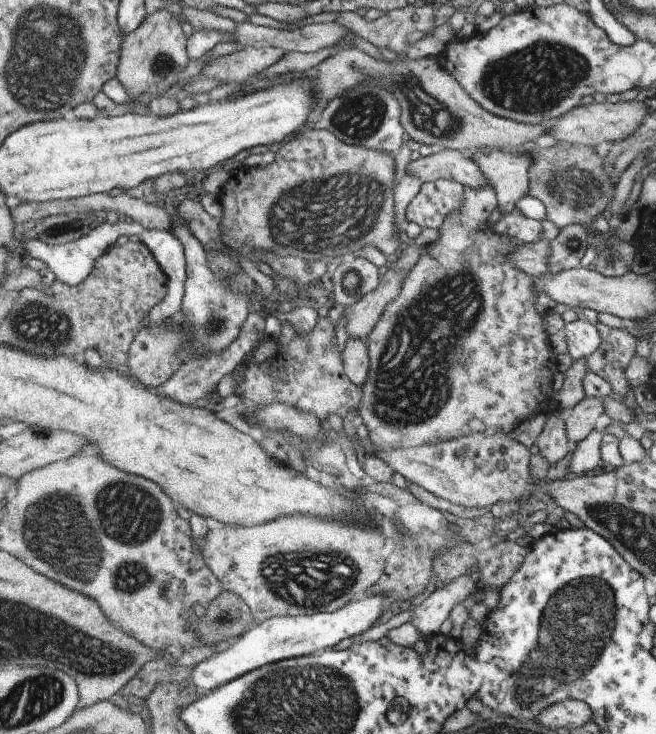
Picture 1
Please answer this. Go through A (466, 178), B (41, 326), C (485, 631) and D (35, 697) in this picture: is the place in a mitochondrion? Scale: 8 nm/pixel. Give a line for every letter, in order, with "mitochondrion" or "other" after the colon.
A: other
B: mitochondrion
C: other
D: mitochondrion

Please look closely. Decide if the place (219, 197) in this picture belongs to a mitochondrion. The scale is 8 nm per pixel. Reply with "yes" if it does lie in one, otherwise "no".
no

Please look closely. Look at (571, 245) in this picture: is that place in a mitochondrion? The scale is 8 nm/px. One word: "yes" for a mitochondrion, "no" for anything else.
yes

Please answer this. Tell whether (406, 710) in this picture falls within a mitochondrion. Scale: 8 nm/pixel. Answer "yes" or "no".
no

